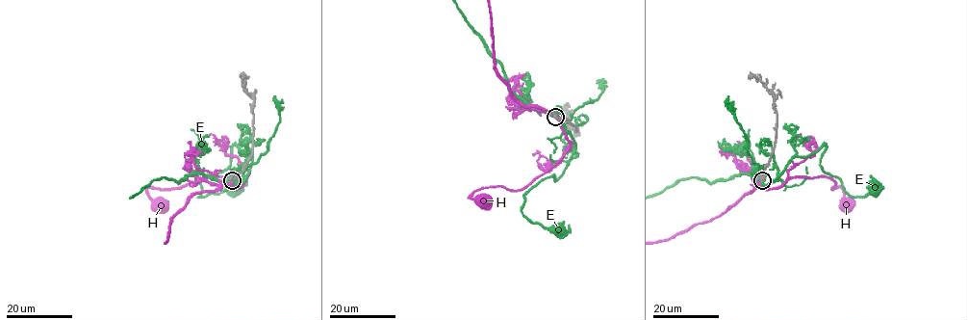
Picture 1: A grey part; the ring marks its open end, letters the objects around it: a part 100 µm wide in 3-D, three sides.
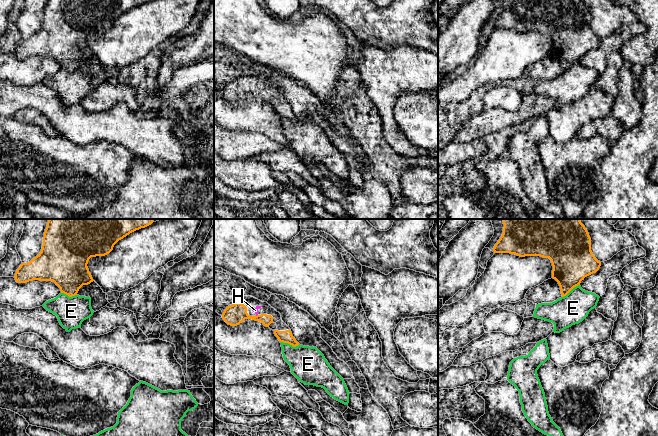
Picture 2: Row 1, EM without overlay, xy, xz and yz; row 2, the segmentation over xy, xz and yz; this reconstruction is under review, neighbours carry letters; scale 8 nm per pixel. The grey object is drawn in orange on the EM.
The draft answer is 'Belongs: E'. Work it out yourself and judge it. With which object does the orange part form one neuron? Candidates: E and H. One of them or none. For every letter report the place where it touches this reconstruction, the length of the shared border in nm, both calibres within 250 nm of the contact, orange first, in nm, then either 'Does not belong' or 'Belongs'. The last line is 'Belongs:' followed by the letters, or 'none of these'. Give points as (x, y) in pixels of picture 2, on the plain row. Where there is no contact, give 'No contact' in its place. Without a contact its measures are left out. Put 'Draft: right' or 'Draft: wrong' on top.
Draft: wrong
E: Touches orange at xz (290, 120). Shared border 160 nm. Thickness 100 nm (orange) against 280 nm. Does not belong
H: No contact. Belongs
Belongs: H

